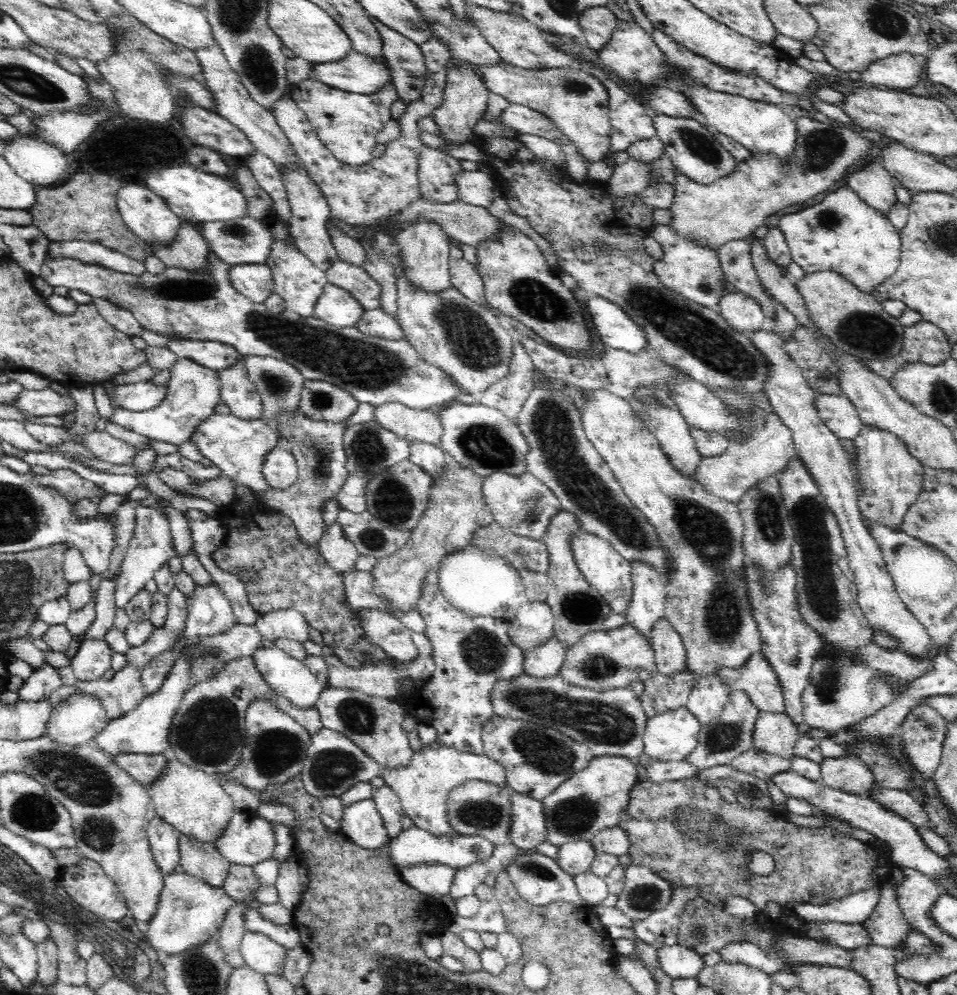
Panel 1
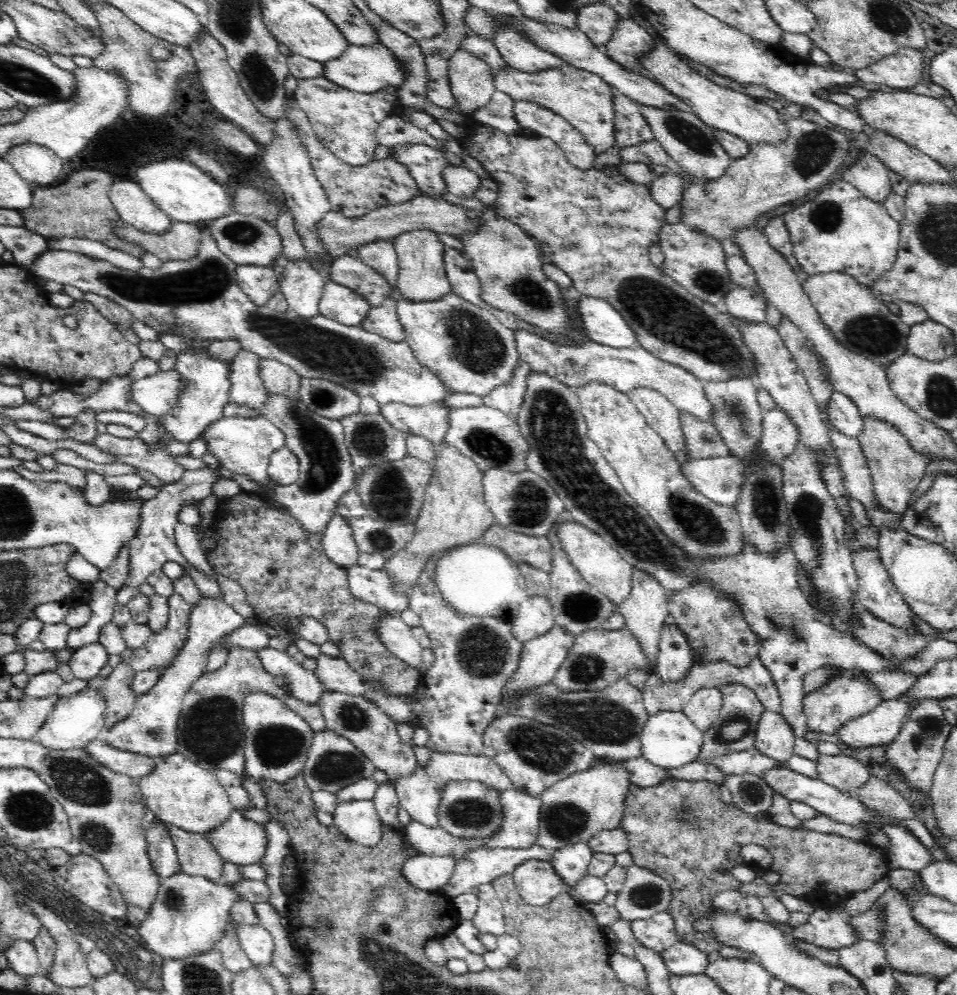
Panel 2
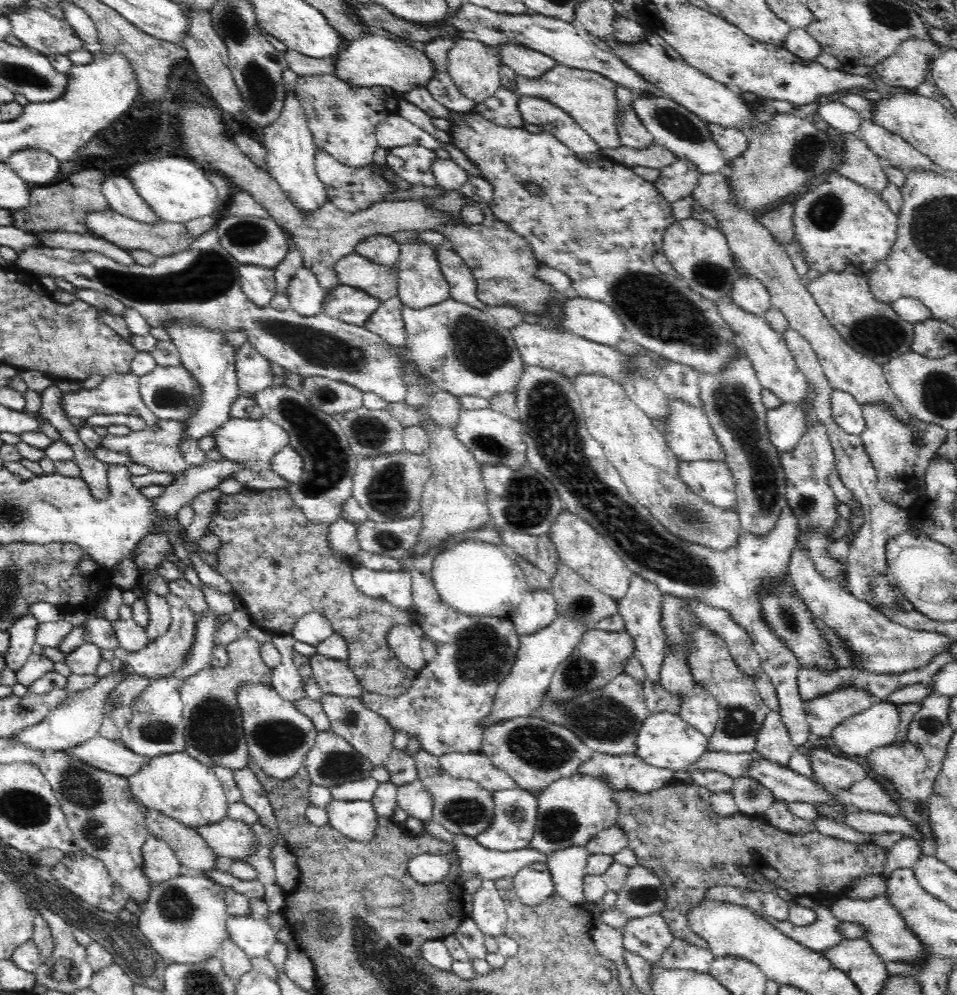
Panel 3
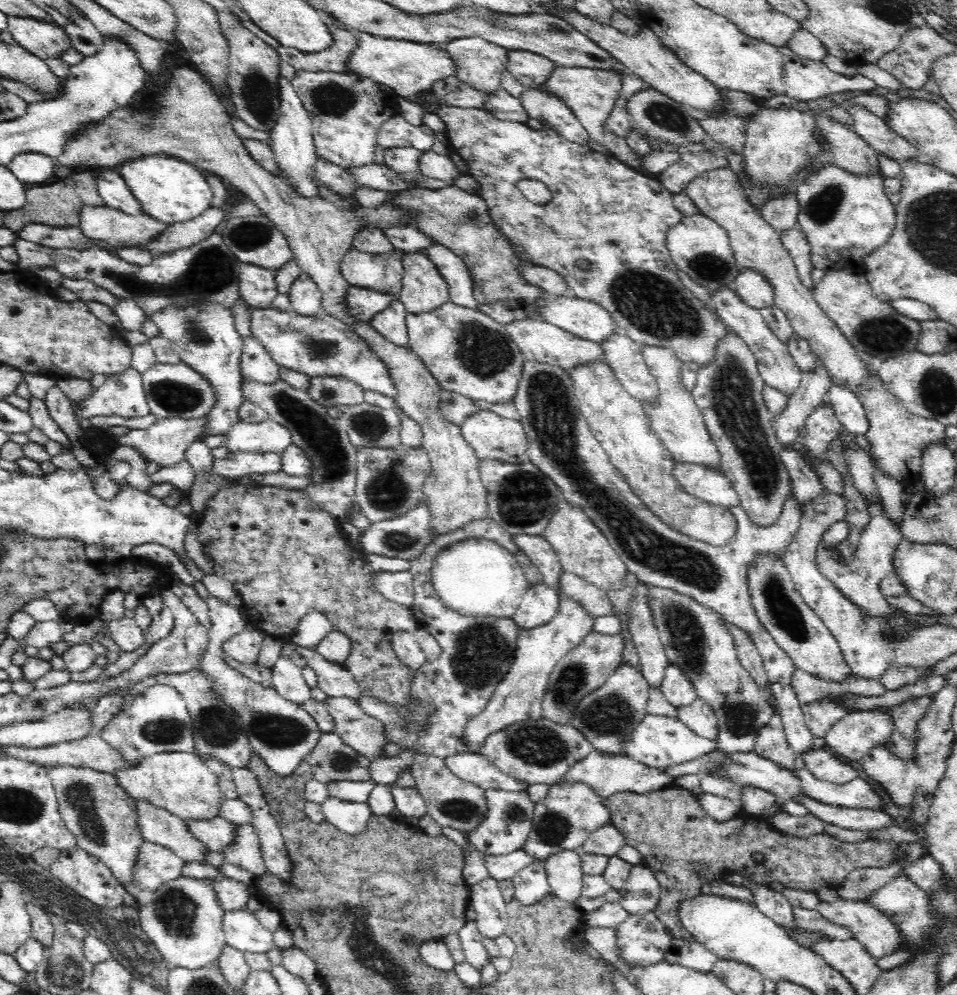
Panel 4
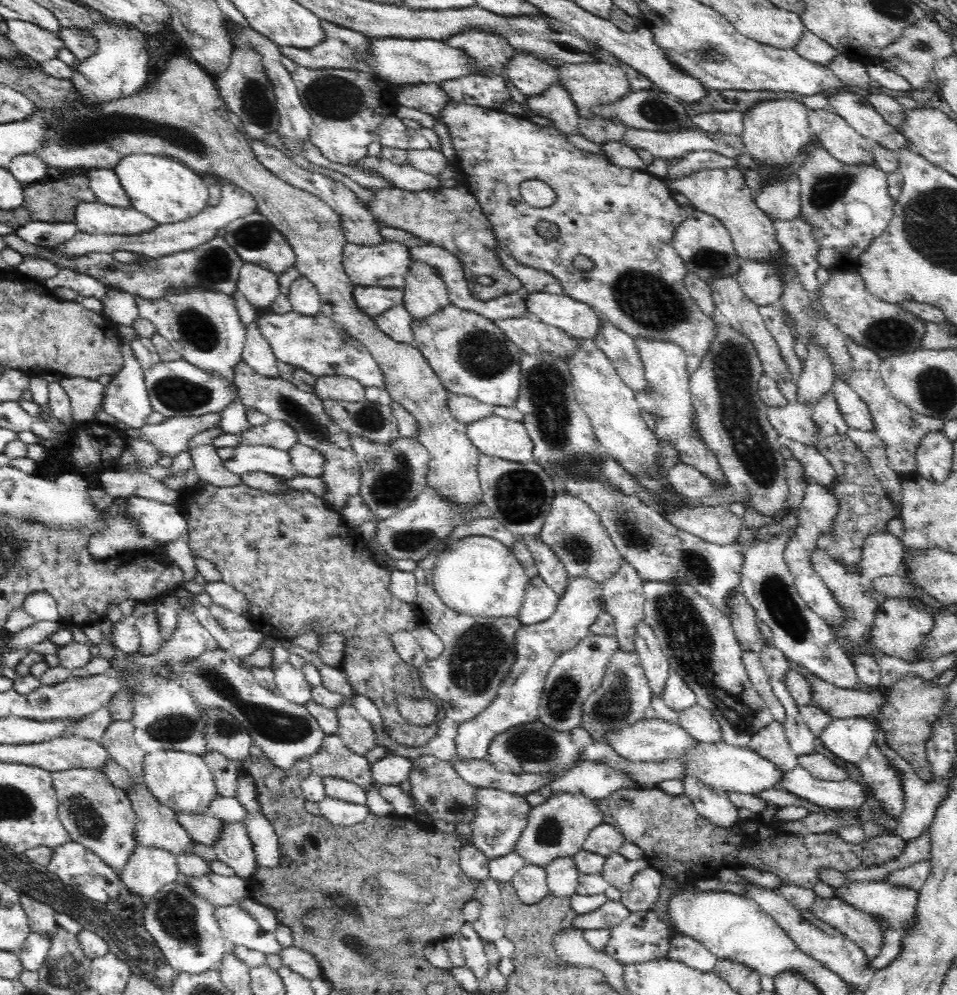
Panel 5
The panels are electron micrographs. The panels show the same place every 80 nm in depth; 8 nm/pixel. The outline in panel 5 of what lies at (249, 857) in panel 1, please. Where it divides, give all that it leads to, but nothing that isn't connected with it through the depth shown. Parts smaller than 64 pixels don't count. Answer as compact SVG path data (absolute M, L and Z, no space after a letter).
M175 812L176 822L190 835L191 840L213 845L221 831L222 822L206 813Z

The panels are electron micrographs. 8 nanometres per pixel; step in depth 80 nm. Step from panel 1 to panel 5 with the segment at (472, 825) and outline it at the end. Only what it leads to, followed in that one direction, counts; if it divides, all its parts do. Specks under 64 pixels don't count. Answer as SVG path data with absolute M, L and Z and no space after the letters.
M420 756L412 759L411 763L411 794L419 807L432 819L469 824L474 816L475 787L458 774L452 761L440 760L434 756Z

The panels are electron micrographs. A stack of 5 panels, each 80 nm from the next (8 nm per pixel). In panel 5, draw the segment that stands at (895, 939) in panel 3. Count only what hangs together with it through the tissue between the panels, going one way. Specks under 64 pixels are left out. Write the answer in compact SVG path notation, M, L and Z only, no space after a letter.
M818 896L809 910L818 921L831 926L835 932L858 945L869 960L882 950L883 935L874 917L851 908L837 897Z

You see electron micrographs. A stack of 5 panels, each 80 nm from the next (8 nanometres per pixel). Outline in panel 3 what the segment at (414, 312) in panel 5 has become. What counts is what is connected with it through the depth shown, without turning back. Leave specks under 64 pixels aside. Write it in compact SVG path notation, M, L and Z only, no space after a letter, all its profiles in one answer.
M411 240L400 244L400 254L396 264L398 267L398 297L403 302L403 306L412 310L436 306L450 298L450 285L437 263L434 248L420 240Z

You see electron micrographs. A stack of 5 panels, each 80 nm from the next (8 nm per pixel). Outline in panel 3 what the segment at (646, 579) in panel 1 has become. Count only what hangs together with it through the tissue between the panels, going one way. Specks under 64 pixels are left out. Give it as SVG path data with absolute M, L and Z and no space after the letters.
M633 574L626 596L618 601L619 613L625 620L625 629L632 637L634 650L646 671L646 681L656 684L661 680L662 664L664 664L667 652L666 639L660 624L662 595L663 593L657 584L652 584L649 580L644 580L641 576Z

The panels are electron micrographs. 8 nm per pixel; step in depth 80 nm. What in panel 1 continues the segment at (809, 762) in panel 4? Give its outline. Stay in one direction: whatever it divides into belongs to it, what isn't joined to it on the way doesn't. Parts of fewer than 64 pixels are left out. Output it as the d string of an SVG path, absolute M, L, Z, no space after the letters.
M856 756L824 757L819 765L822 783L853 795L865 795L875 782L868 765Z

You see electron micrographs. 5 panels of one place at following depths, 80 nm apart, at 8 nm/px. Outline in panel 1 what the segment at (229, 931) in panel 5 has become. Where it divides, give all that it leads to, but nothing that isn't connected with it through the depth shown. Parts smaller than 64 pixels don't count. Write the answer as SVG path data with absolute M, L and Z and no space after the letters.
M247 932L241 942L241 952L248 967L262 973L280 973L284 948L262 932Z

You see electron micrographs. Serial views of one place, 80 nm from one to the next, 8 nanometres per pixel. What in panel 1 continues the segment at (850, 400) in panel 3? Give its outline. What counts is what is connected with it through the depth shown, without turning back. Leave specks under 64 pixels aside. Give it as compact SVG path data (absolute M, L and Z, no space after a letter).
M824 394L817 396L816 405L826 427L840 440L854 440L863 428L855 405L840 394Z

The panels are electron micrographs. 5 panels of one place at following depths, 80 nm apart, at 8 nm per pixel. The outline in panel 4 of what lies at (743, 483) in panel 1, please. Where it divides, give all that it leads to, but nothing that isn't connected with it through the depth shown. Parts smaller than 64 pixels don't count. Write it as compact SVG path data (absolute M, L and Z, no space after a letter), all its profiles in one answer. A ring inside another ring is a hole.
M817 361L815 367L801 374L796 392L792 393L792 396L789 396L788 407L782 412L776 413L776 416L773 418L773 424L775 430L777 430L777 438L784 447L794 442L794 440L798 440L798 428L806 424L806 420L812 414L812 411L826 402L825 397L829 393L832 385L832 377L830 377L828 368L826 368L826 365L822 361ZM676 463L672 475L681 489L690 496L699 498L702 501L710 504L717 504L720 506L731 507L740 505L738 493L731 488L731 482L722 475L721 470L712 471L691 463Z

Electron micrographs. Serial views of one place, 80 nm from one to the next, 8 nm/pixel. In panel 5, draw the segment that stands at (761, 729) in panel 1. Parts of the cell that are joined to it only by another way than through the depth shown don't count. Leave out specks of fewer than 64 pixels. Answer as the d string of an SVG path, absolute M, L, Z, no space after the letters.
M771 722L766 728L754 733L749 747L783 773L798 767L799 756L792 750L784 727L779 722Z

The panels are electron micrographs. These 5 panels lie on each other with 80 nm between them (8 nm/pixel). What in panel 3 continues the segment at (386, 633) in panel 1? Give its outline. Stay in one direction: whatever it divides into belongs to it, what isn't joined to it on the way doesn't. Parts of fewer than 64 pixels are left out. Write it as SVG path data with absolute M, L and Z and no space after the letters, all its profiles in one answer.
M400 626L390 628L388 644L401 663L418 672L426 666L423 647L412 627Z

